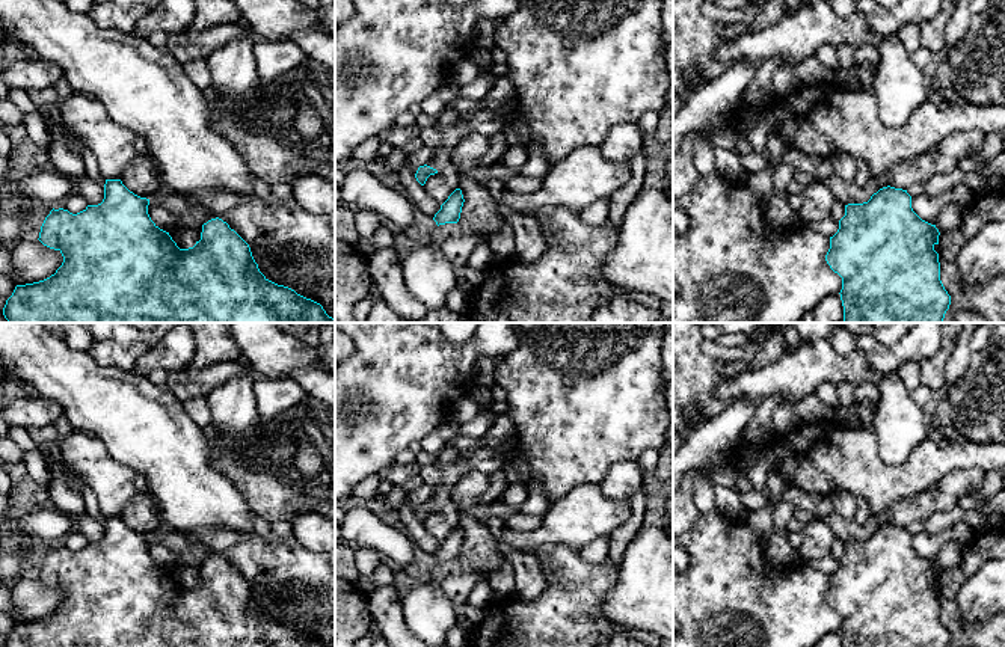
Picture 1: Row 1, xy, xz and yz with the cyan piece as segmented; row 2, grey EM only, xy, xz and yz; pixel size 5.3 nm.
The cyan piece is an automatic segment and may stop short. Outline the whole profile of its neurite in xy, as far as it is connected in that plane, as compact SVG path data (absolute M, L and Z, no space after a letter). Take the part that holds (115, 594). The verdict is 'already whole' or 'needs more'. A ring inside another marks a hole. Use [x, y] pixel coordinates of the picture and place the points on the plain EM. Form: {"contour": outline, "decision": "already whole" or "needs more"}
{"contour": "M106 517L101 541L88 543L77 552L53 546L38 578L59 588L63 600L44 618L17 623L3 647L323 647L294 627L269 618L260 609L249 582L222 557L204 561L201 578L193 585L180 587L169 570L151 558L148 543L149 537L130 529L121 517Z", "decision": "already whole"}

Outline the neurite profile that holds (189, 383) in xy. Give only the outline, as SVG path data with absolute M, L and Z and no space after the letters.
M228 360L202 369L187 368L169 373L166 386L183 403L196 397L208 397L214 388L241 373L250 374L255 382L264 379L261 373L244 360Z

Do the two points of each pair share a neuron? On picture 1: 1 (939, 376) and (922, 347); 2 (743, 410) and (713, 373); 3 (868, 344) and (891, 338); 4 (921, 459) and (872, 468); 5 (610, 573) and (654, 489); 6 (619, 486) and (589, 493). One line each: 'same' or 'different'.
1: different
2: different
3: different
4: same
5: different
6: different

